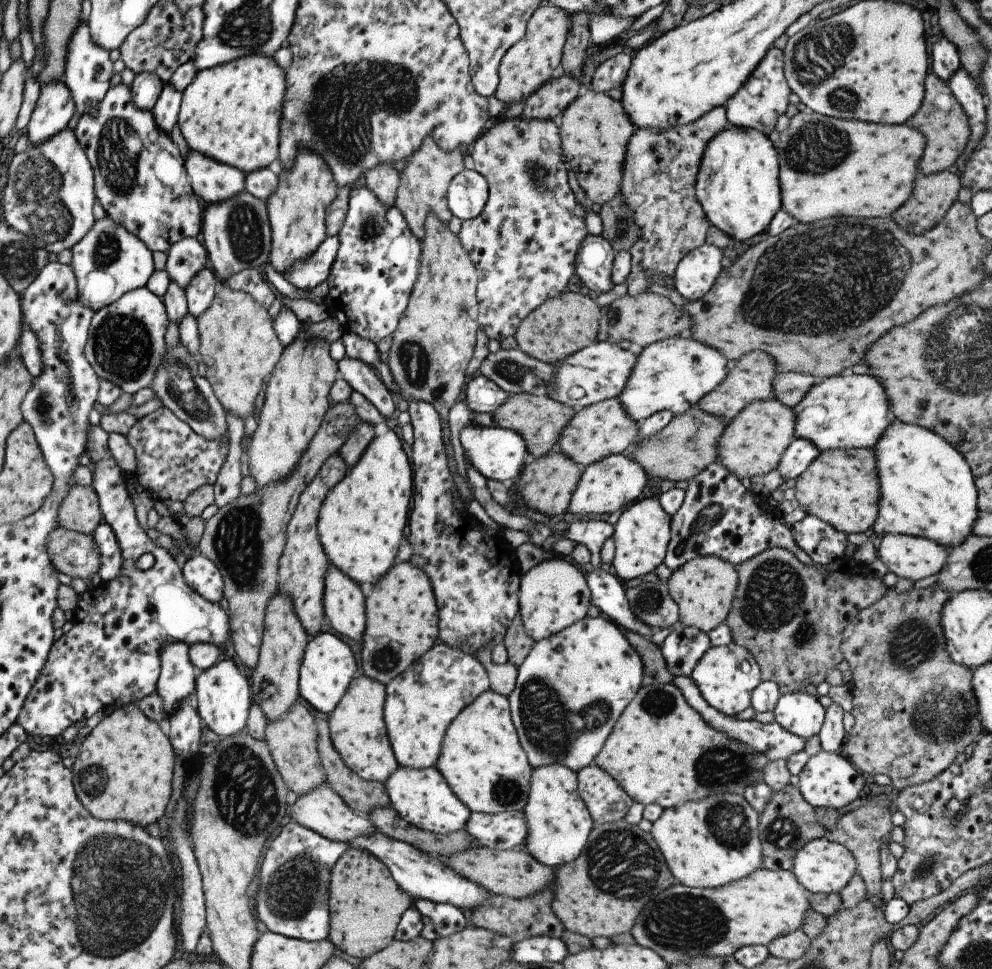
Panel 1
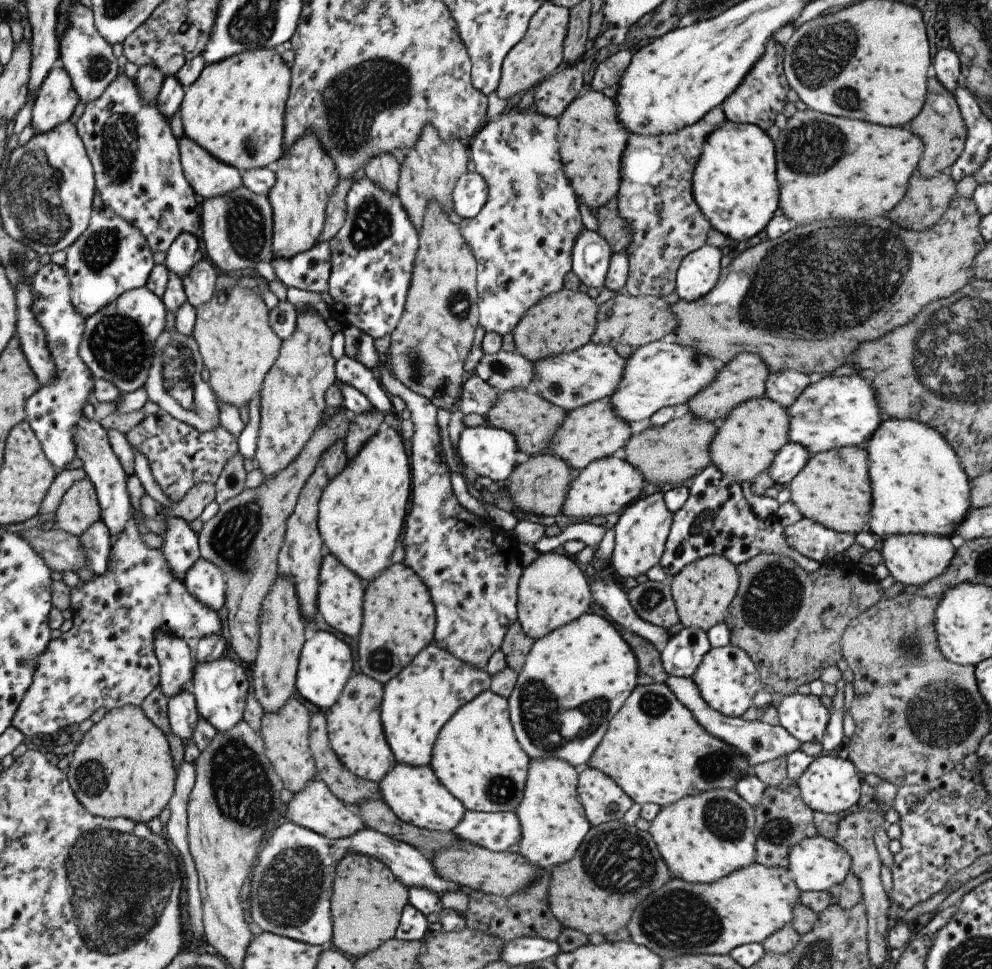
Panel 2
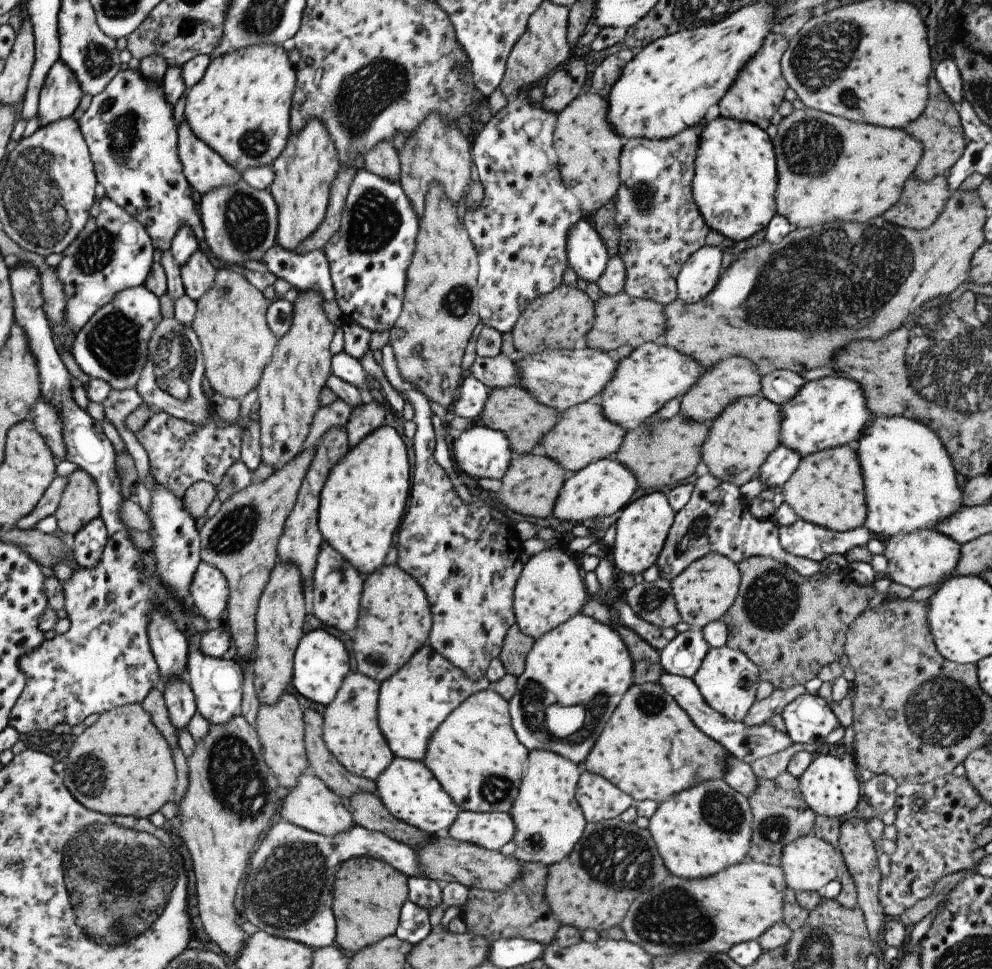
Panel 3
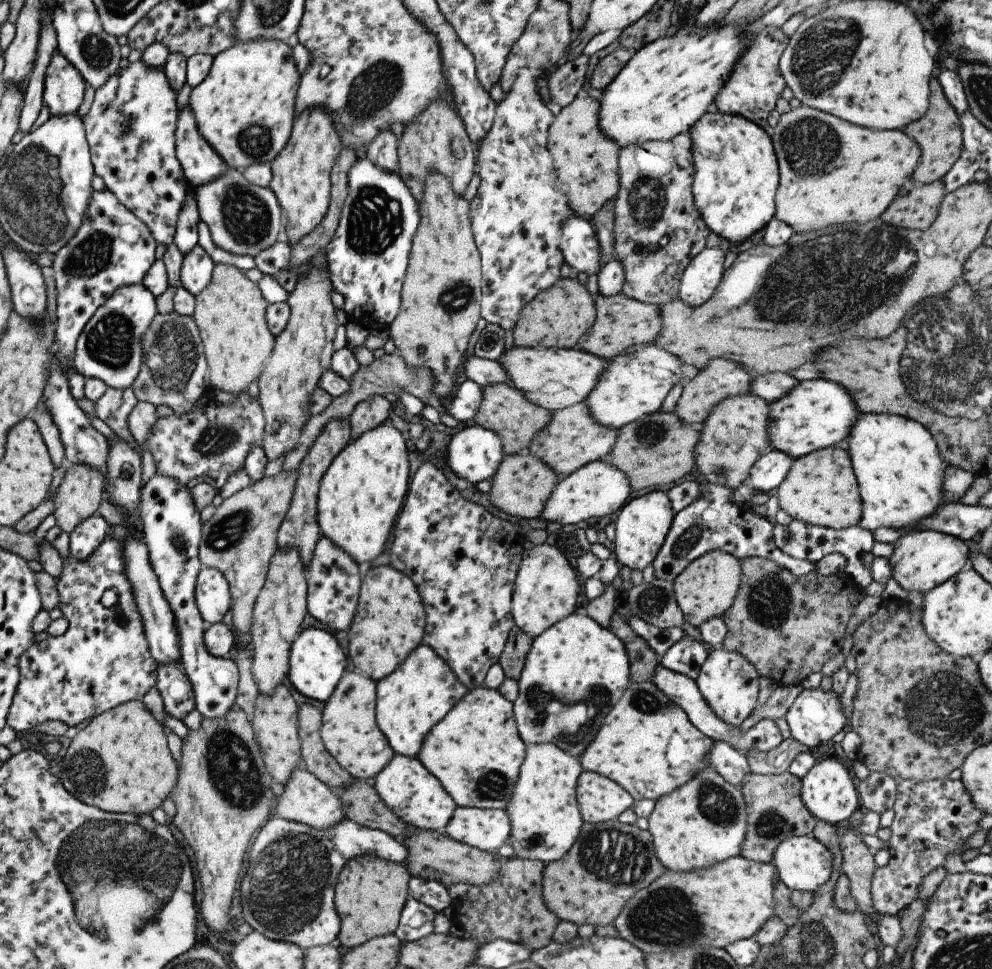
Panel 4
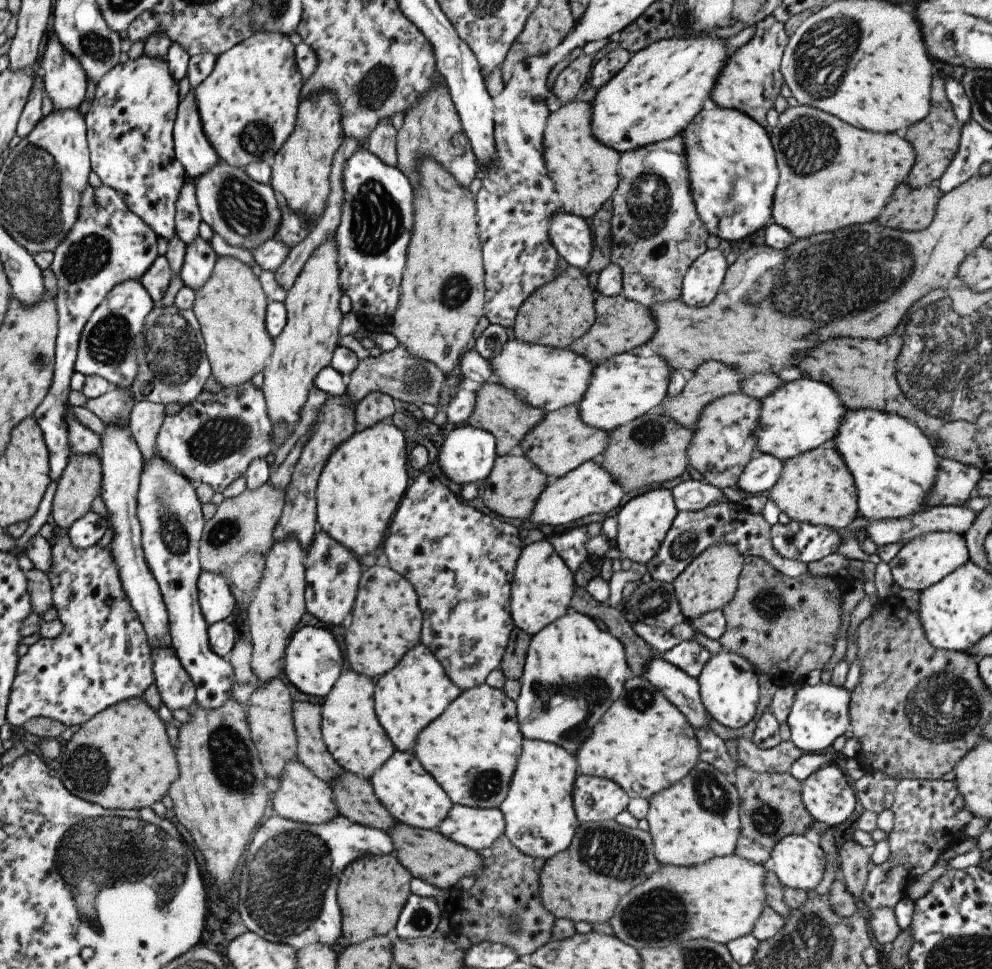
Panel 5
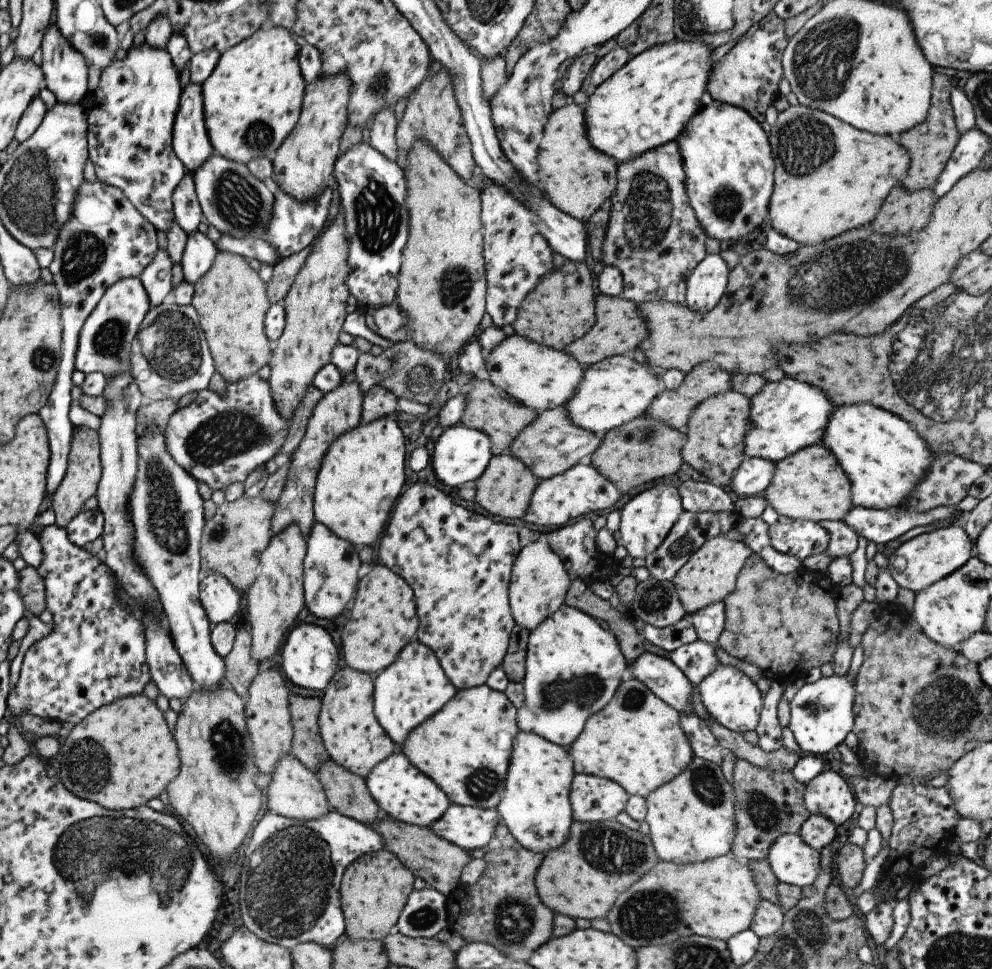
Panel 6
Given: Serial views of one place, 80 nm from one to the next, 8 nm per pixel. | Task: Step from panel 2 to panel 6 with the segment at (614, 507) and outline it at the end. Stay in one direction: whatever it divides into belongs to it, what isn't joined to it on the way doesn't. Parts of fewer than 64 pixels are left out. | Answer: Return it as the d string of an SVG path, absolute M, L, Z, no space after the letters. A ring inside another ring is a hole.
M586 460L549 479L541 479L529 500L522 520L537 526L563 526L590 512L607 510L619 499L620 493L605 476L601 476Z

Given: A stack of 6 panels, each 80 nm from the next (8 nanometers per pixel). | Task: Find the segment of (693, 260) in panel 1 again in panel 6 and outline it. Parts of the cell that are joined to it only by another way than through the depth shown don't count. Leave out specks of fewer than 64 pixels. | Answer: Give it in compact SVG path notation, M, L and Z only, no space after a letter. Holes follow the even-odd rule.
M705 254L685 280L684 306L708 312L726 292L728 269L719 254Z

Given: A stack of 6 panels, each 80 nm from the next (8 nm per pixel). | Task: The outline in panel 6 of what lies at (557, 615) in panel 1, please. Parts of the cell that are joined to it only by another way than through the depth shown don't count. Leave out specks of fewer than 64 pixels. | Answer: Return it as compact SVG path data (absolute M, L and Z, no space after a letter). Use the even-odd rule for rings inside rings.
M543 538L520 548L508 583L508 606L514 625L525 628L528 632L537 628L543 620L555 614L564 605L570 582L566 566Z

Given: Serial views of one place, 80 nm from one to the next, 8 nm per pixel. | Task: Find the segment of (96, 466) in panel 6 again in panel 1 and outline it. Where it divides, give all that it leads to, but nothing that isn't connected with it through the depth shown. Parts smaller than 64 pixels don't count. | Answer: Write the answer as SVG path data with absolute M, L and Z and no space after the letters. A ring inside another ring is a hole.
M71 486L58 510L58 526L76 533L92 534L101 512L98 499L90 486Z

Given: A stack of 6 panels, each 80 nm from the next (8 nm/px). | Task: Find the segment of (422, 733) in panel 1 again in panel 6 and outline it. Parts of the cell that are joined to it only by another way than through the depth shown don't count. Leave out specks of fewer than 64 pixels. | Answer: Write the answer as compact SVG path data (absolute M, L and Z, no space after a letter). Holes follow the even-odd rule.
M416 639L399 652L393 664L373 676L372 686L375 720L397 748L403 744L403 740L407 740L407 734L415 726L439 712L439 708L443 708L457 692L457 688L447 680L433 652Z

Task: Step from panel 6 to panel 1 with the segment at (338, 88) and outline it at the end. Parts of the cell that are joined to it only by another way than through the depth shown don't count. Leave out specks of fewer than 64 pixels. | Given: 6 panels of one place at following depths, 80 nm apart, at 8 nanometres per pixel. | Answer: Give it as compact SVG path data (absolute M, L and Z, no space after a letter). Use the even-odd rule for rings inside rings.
M299 150L291 168L281 169L275 192L266 200L266 212L270 226L270 254L268 263L283 276L283 272L295 262L305 260L327 236L325 212L335 199L336 184L323 160L309 150Z

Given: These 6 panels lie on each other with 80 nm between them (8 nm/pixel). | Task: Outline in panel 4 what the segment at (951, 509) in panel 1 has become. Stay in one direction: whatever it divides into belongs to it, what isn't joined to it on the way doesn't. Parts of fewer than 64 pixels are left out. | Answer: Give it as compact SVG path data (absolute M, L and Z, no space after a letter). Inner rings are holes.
M859 412L844 439L847 444L846 453L858 484L862 514L857 525L862 529L873 531L882 526L911 528L912 524L933 514L941 503L945 503L942 500L941 485L947 464L940 457L933 437L917 421L887 413Z

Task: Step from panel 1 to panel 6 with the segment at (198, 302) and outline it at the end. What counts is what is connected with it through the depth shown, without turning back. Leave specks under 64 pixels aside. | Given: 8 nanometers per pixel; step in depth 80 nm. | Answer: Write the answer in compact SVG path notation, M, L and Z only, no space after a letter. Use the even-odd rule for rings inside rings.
M198 230L191 232L187 236L180 260L183 280L191 285L195 284L211 268L217 252L207 236Z

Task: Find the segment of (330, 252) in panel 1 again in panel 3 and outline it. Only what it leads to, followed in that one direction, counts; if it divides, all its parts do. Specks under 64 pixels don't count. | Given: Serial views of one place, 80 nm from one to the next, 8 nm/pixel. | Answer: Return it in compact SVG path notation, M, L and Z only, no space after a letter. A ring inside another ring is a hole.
M277 244L267 249L260 260L267 272L285 280L299 292L317 290L324 300L334 300L330 270L322 248L296 254Z

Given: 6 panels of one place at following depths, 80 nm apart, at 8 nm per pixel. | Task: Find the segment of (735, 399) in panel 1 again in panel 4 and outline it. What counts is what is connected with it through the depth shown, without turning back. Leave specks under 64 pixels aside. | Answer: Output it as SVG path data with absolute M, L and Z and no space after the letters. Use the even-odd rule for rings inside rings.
M717 357L709 359L707 364L692 378L683 383L683 388L671 414L676 420L689 426L700 427L708 412L720 400L748 392L750 376L745 369L730 360Z

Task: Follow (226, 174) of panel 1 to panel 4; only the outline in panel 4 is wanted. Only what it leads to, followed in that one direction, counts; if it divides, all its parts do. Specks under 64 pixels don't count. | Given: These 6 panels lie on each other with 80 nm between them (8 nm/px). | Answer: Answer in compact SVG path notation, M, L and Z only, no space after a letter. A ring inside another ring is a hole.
M189 104L176 114L174 151L191 190L218 177L227 168L199 134Z

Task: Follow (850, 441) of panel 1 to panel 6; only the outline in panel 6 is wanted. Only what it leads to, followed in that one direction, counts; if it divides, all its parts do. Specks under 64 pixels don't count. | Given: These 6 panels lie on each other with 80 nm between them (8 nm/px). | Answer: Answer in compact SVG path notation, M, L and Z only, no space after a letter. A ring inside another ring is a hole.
M789 376L781 378L778 382L763 384L761 390L755 396L751 396L750 402L751 412L747 420L747 432L743 438L743 454L746 458L763 458L773 463L783 460L801 448L821 443L823 430L827 426L827 420L831 420L829 416L834 407L823 394L823 390Z

